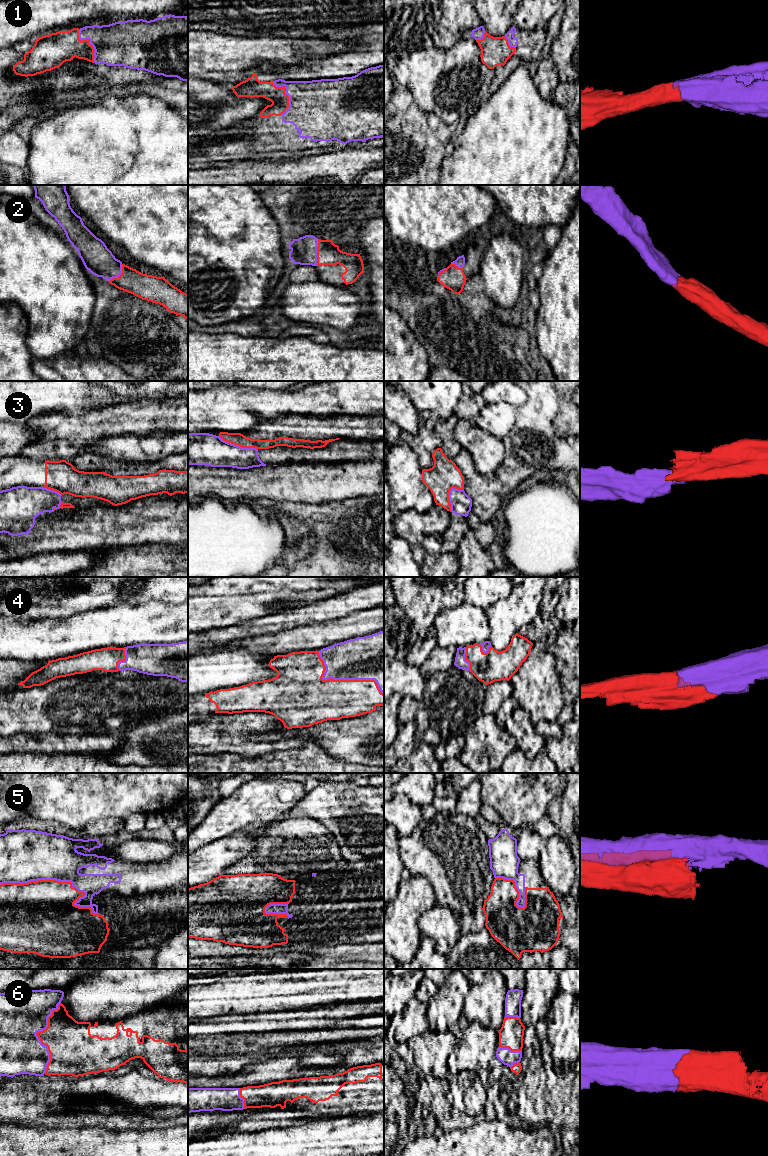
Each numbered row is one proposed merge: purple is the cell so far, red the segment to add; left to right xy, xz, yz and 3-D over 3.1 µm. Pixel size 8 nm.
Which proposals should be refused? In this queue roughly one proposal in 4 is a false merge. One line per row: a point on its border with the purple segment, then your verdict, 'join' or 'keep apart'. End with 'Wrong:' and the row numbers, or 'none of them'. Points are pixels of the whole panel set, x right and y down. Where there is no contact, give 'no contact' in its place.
1: meets purple in xy at (89, 42); join
2: meets purple in xz at (316, 252); join
3: meets purple in xz at (238, 446); keep apart
4: meets purple in xz at (343, 679); join
5: meets purple in xy at (61, 881); keep apart
6: meets purple in xy at (36, 1035); join
Wrong: 3, 5

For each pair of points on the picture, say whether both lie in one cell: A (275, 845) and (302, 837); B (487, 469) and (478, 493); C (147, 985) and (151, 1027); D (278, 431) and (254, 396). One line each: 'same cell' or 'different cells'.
A: same cell
B: different cells
C: different cells
D: different cells

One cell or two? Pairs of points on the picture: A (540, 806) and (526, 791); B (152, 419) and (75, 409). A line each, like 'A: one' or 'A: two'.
A: one
B: two

